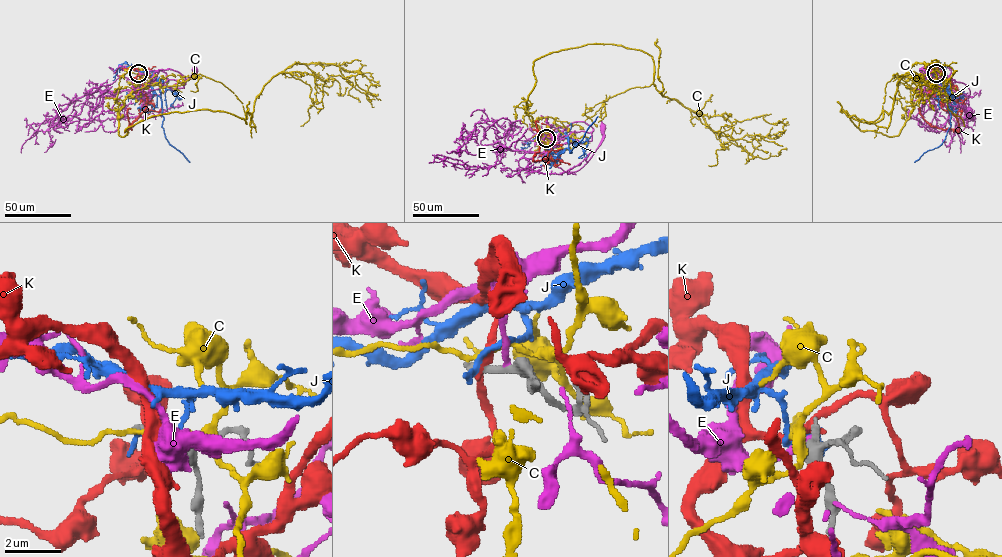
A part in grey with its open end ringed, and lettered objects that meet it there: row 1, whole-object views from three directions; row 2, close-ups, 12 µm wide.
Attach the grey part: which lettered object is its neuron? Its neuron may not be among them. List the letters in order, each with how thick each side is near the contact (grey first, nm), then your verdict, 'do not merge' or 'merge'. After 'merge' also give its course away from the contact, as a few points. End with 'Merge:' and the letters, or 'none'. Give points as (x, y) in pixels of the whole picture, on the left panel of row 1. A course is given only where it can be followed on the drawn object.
C: calibres 200 and 150 nm; do not merge
E: calibres 240 and 200 nm; do not merge
J: calibres 240 and 260 nm; do not merge
K: calibres 260 and 280 nm; do not merge
Merge: none

